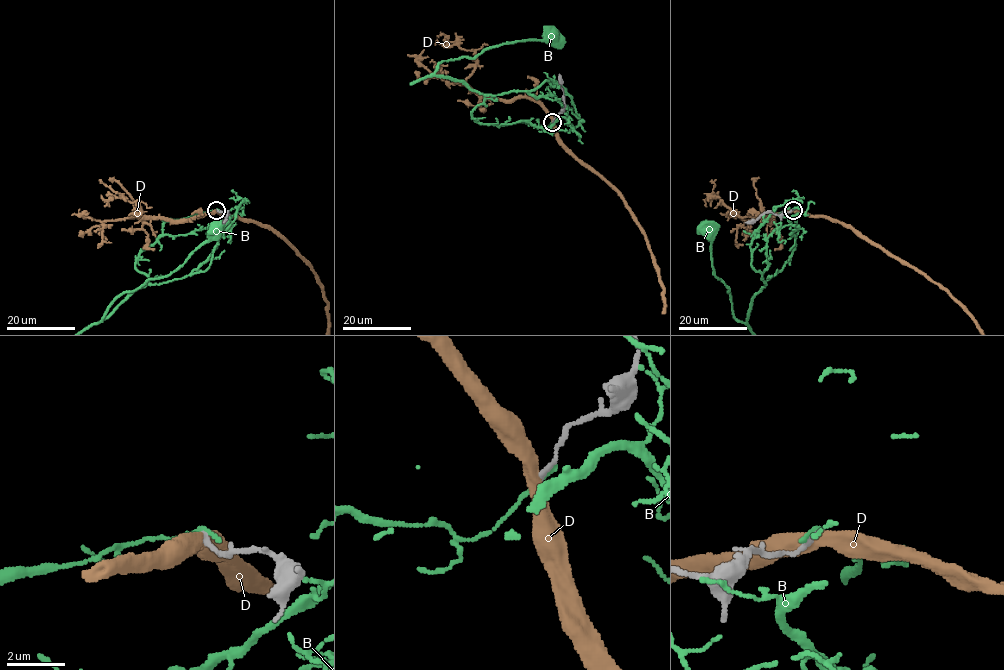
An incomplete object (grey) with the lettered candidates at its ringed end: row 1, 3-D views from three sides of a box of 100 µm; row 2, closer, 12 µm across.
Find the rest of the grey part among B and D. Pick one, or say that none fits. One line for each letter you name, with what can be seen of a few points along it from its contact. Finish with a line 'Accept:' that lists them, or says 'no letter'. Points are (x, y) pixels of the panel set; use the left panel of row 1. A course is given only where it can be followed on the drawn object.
Accept: no letter

